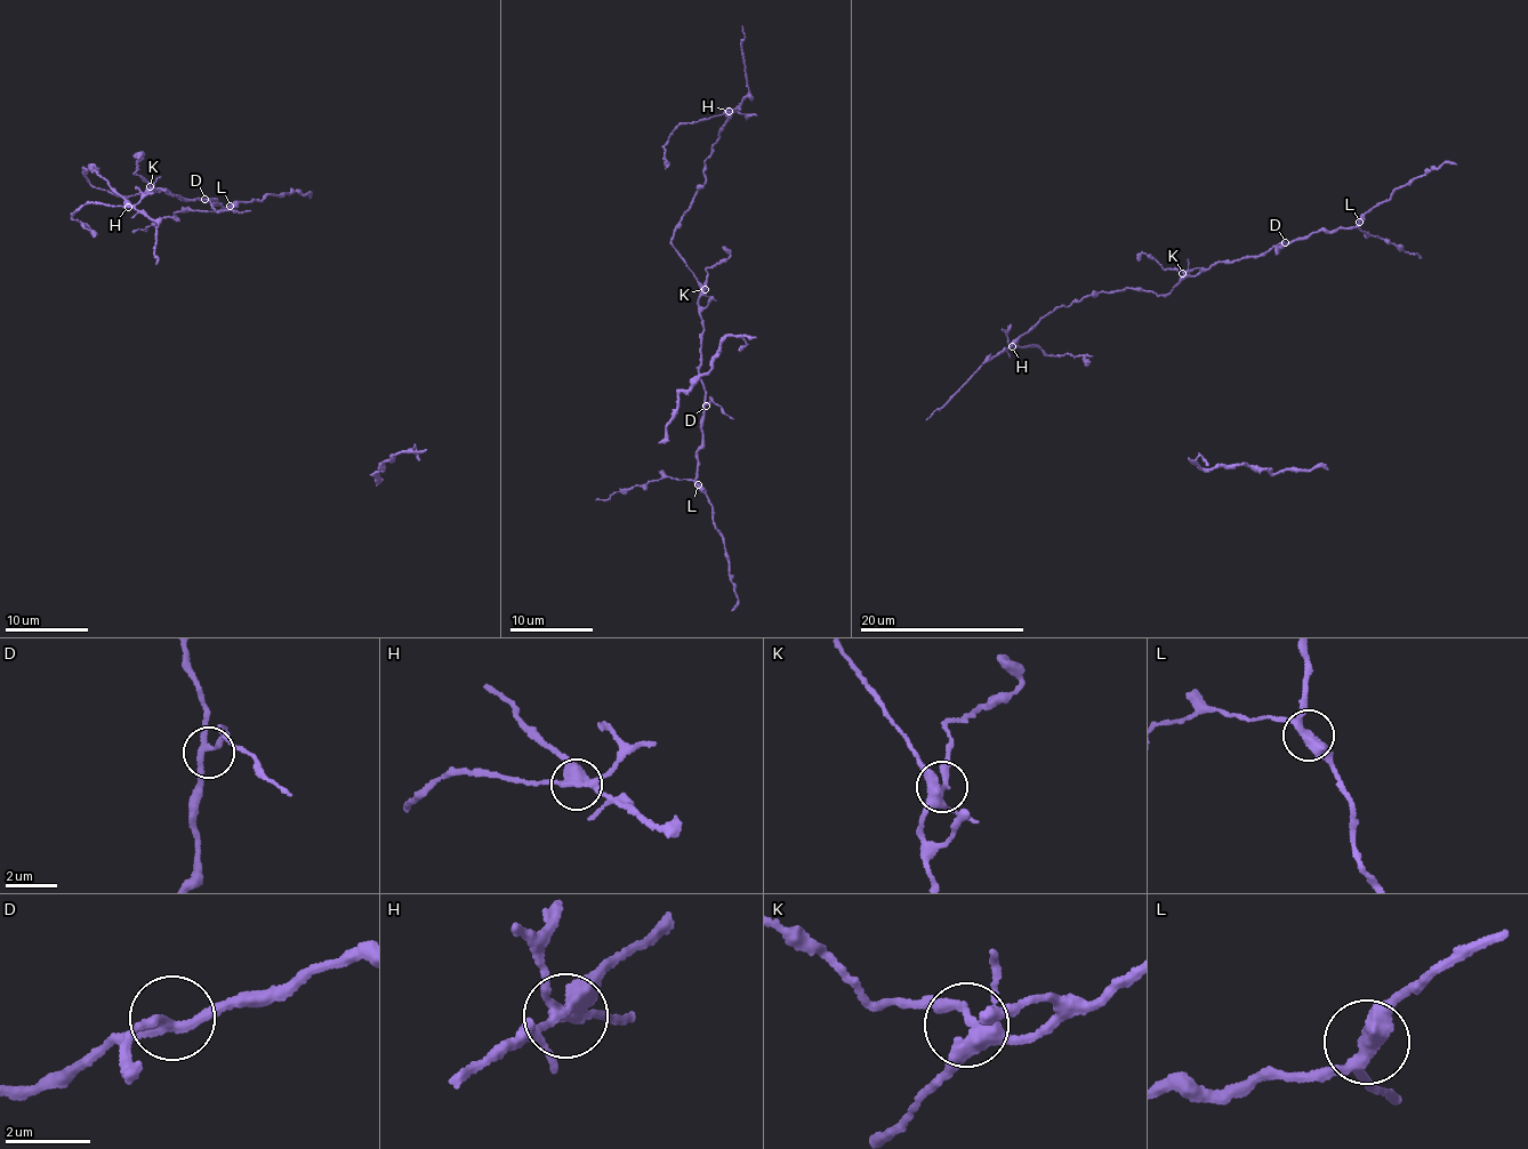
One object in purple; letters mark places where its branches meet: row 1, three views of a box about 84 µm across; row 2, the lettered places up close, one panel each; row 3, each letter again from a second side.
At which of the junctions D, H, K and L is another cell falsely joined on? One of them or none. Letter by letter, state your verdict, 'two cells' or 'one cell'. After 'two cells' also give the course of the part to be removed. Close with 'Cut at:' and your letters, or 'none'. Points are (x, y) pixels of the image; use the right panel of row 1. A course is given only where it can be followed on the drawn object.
D: one cell
H: two cells; foreign part runs (1011, 347), (1032, 345), (1046, 353), (1083, 356), (1090, 361)
K: one cell
L: one cell
Cut at: H

